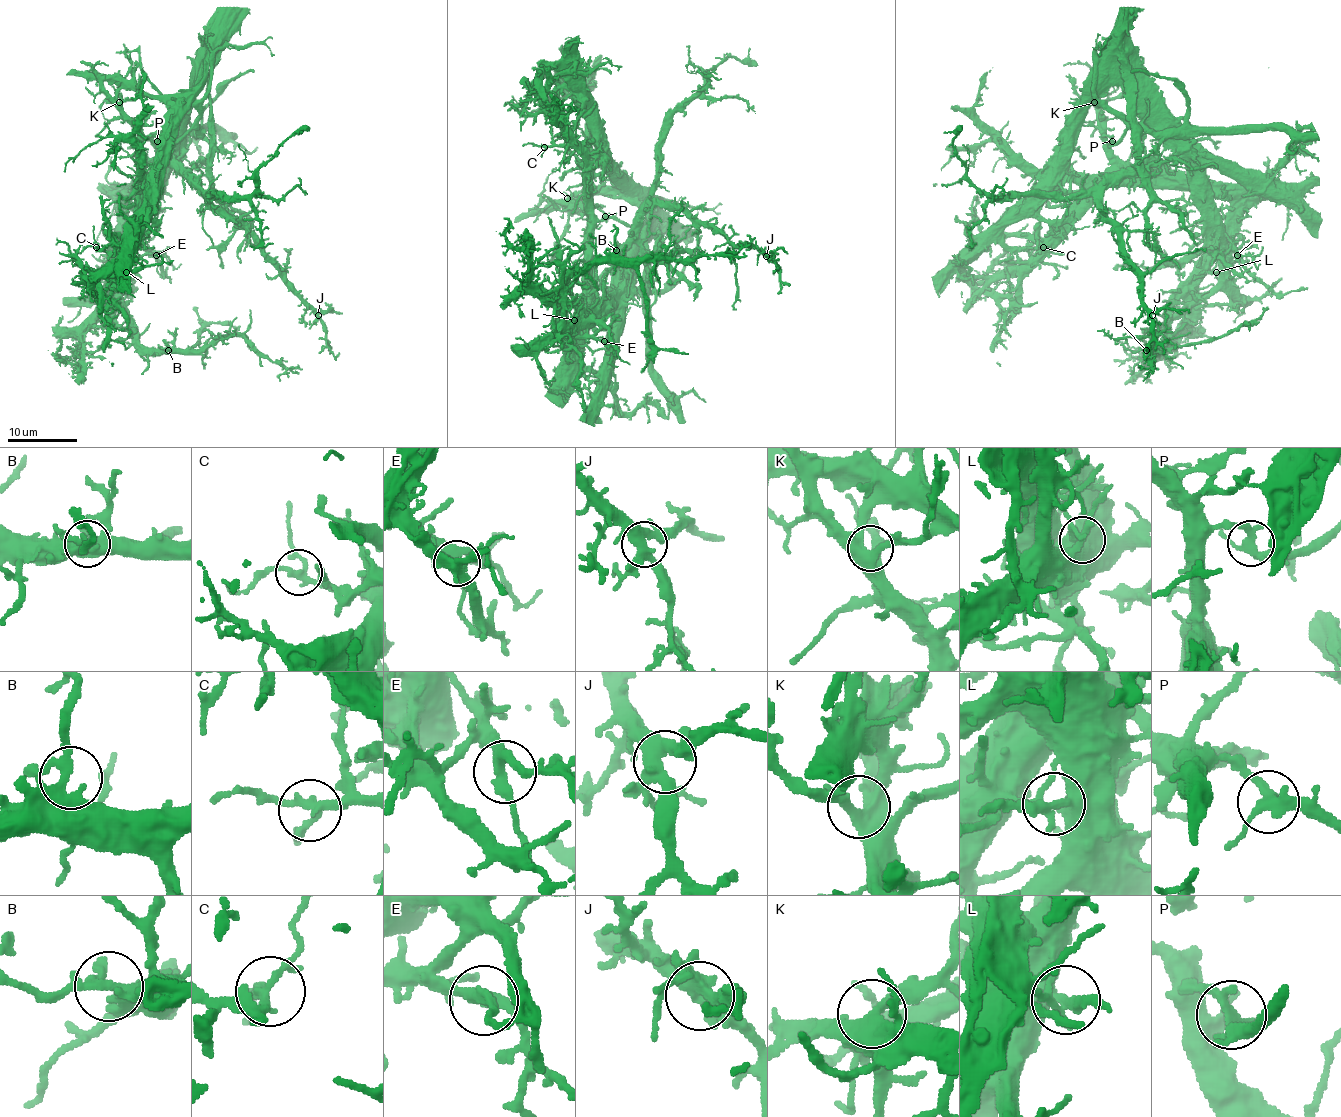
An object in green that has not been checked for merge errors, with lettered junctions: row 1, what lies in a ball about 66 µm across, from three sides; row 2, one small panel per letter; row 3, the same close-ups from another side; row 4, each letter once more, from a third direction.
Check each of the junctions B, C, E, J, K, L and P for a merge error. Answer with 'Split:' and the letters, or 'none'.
Split: L, P

